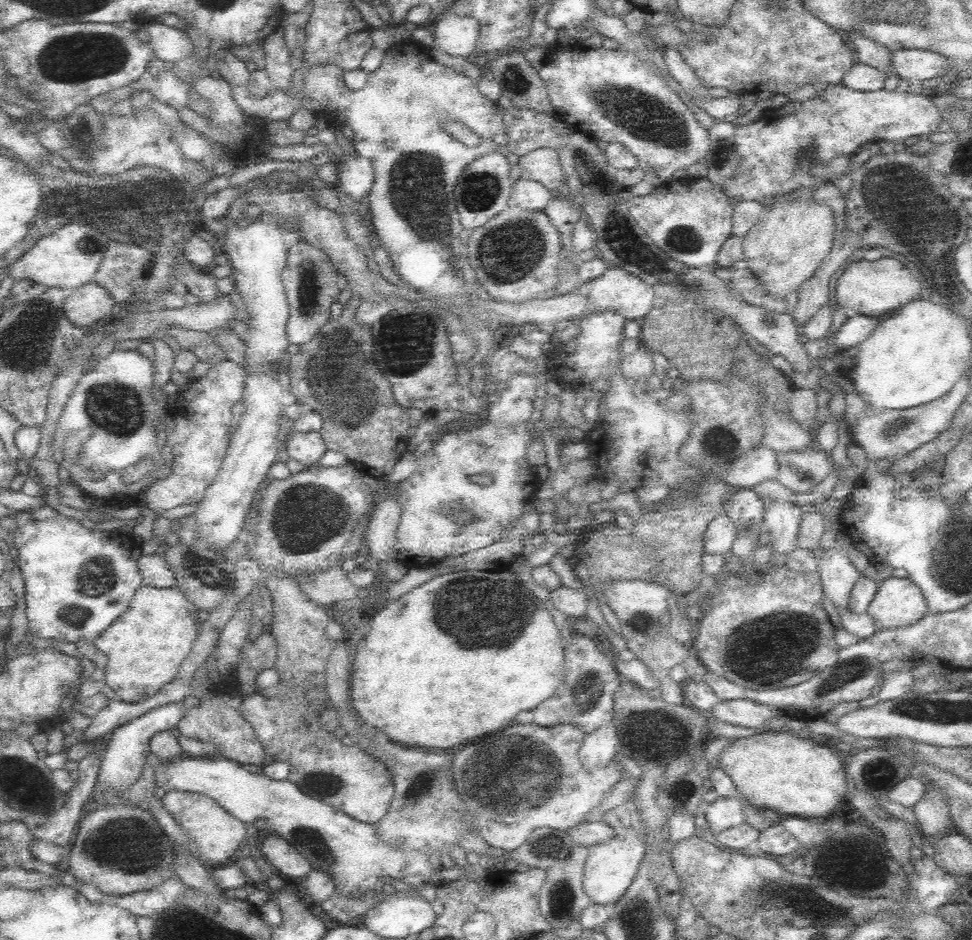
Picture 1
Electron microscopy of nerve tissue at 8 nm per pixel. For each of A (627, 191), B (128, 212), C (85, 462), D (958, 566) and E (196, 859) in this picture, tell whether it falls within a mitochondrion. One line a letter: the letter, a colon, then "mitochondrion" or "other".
A: other
B: mitochondrion
C: other
D: mitochondrion
E: other

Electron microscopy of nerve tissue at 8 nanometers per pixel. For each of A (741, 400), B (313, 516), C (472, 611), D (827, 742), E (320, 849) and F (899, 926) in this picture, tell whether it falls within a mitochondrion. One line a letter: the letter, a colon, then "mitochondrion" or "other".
A: other
B: mitochondrion
C: mitochondrion
D: other
E: mitochondrion
F: other

